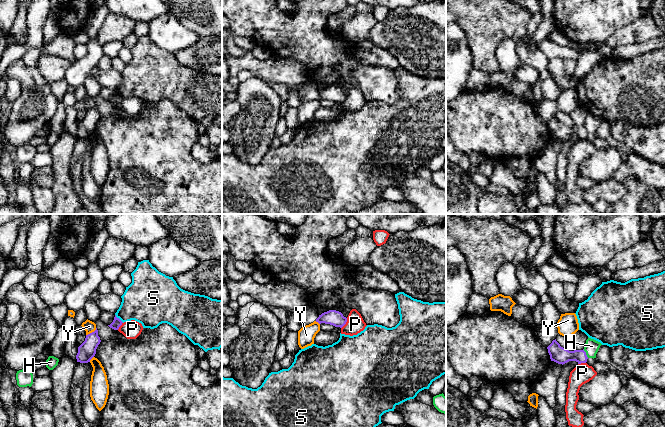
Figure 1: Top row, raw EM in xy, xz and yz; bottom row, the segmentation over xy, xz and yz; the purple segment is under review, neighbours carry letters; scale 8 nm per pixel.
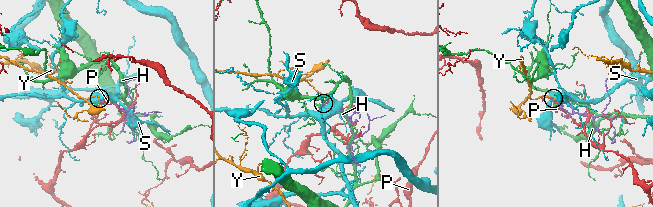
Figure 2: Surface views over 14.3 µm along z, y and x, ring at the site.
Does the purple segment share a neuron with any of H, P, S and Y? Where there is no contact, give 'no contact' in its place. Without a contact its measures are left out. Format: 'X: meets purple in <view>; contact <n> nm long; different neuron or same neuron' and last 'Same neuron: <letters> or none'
H: meets purple in yz; contact 80 nm long; different neuron
P: meets purple in xz; contact 100 nm long; different neuron
S: meets purple in xy; contact 100 nm long; different neuron
Y: meets purple in xy; contact 110 nm long; different neuron
Same neuron: none

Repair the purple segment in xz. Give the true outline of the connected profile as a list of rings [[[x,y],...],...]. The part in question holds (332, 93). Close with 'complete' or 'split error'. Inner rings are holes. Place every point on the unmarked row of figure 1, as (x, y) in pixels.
[[[329,86],[319,91],[319,93],[316,95],[316,98],[319,100],[325,99],[342,104],[346,100],[347,94],[344,93],[339,87]]]; complete

